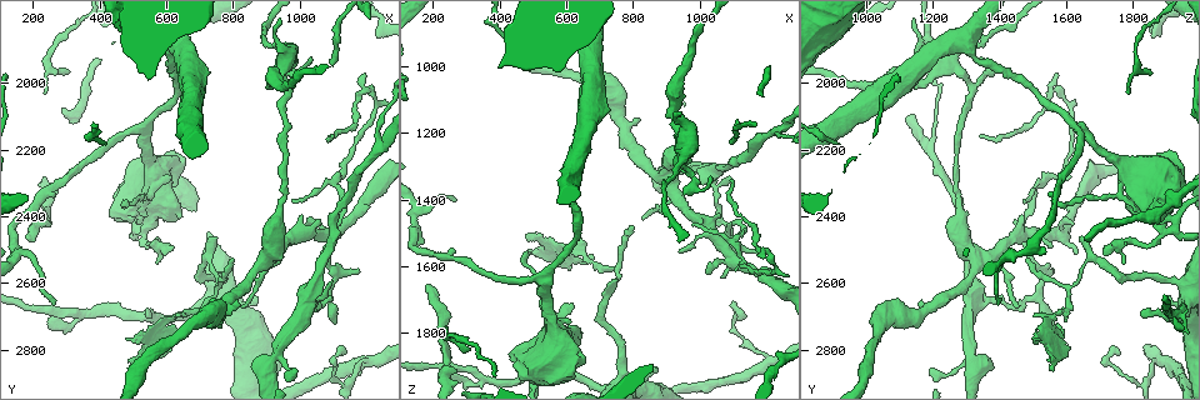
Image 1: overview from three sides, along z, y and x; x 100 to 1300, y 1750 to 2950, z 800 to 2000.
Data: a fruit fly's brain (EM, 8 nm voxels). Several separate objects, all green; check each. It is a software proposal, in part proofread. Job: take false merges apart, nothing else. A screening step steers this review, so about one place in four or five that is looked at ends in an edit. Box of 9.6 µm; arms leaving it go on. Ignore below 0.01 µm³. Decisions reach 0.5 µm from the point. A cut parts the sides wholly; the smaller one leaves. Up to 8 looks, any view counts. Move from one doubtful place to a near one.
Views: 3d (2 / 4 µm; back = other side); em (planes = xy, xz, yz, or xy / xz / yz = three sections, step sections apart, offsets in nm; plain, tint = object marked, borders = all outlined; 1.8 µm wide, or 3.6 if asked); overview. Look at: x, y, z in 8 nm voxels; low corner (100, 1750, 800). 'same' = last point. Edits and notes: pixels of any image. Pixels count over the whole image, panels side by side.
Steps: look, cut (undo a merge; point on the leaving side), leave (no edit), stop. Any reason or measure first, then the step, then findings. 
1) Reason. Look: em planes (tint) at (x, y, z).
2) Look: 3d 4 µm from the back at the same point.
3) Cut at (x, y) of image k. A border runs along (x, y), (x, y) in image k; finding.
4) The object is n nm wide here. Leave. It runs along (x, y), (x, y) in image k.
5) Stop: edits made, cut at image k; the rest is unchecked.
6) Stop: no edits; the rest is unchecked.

Sudden change in width. Look: 3d 4 µm from the back at (1200, 2830, 1900).

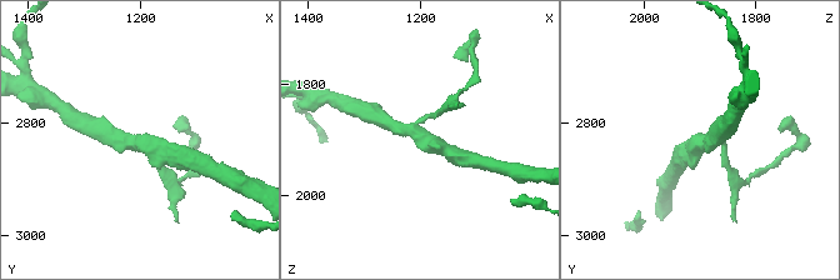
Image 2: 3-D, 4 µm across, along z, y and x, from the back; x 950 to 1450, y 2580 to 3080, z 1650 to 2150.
3 arms meet here. Look: em yz step 4 (tint) at (1205, 2830, 1890).

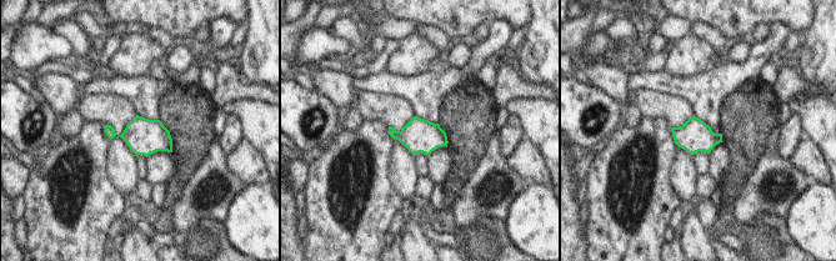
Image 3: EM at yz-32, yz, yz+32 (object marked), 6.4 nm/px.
Cut it another way. Look: em planes (borders) at the same point.

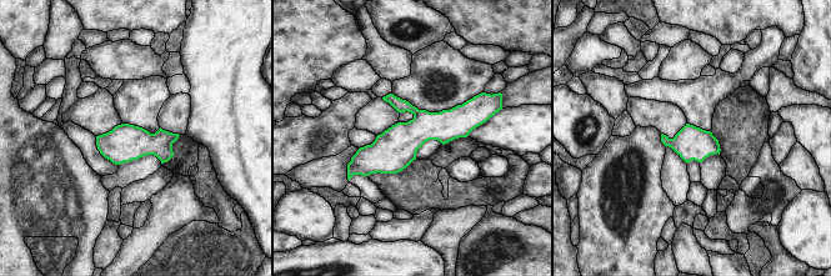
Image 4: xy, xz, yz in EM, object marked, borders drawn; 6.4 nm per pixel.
Leave. It runs along (482, 111), (422, 126), (350, 172) in image 4; one neuron here.

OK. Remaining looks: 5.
Calibre changes. Look: em 3.6 µm yz step 16 (tint) at (760, 2600, 1930).

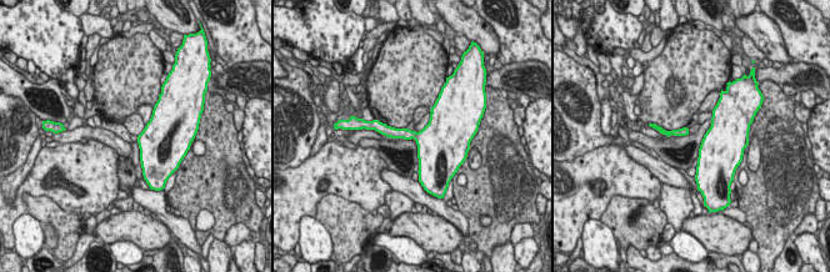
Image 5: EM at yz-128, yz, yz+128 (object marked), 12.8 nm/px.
Cut it another way. Look: em 3.6 µm planes (borders) at the same point.

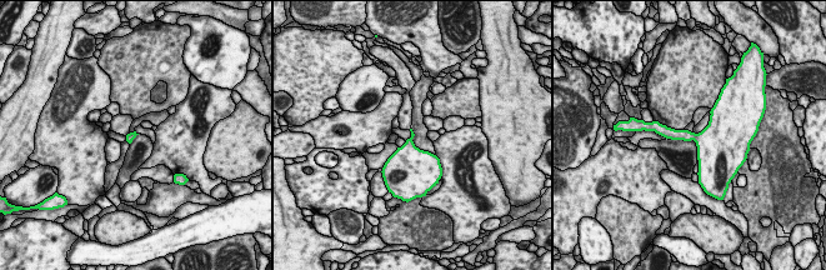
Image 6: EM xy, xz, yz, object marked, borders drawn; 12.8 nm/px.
Leave. Continuous, no second neuron.

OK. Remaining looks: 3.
Abrupt turn. Look: 3d 2 µm at (1220, 2020, 1580).

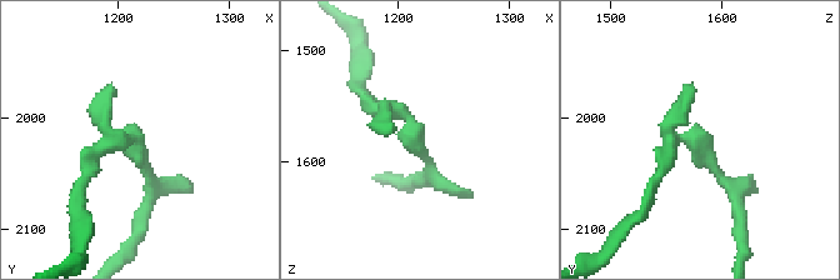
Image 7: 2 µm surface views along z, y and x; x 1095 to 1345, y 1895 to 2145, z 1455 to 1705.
Shape alone is not enough. Look: em planes (tint) at (1212, 2024, 1576).

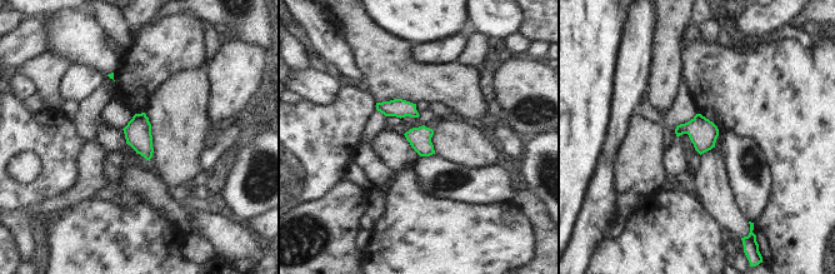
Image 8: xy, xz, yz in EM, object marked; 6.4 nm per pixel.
Leave. All the same neuron.

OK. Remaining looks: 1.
Stop: no edits; the rest is unchecked.

